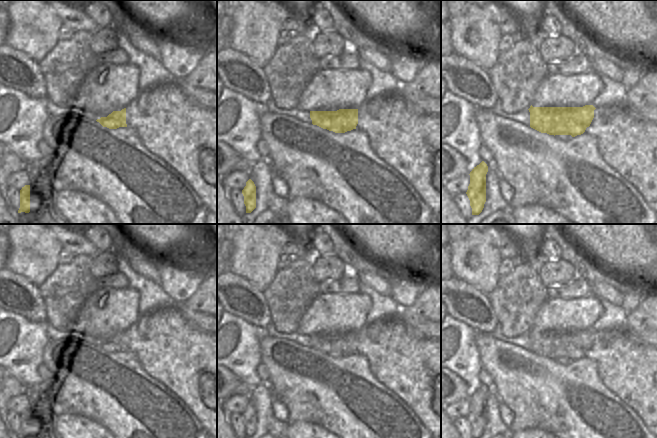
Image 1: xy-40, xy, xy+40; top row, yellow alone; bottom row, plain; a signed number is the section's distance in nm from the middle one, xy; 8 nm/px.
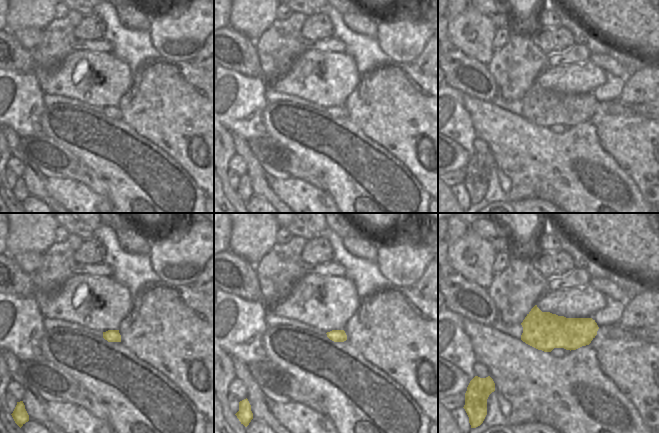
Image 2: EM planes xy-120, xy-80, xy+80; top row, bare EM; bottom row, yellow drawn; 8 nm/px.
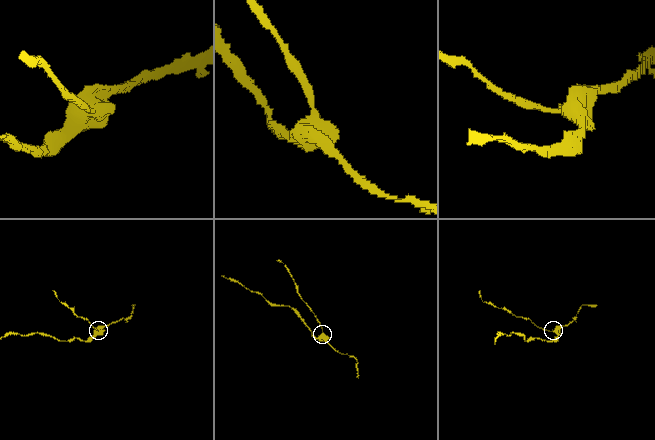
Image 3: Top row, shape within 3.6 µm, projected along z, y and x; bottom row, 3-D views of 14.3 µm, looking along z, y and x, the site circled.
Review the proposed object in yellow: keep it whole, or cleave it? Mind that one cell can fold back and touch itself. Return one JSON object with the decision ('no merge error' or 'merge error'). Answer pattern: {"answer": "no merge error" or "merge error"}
{"answer": "merge error"}

